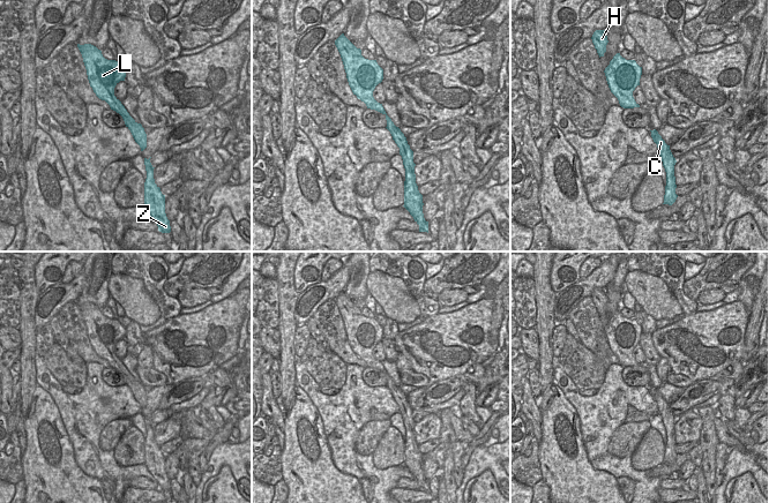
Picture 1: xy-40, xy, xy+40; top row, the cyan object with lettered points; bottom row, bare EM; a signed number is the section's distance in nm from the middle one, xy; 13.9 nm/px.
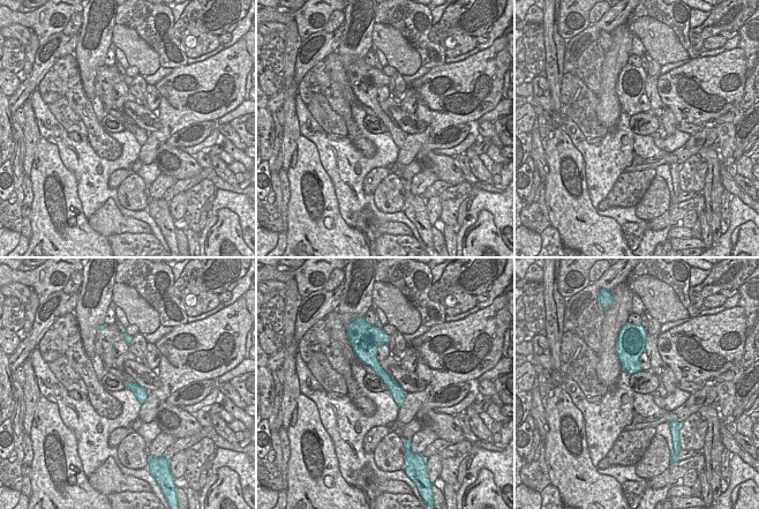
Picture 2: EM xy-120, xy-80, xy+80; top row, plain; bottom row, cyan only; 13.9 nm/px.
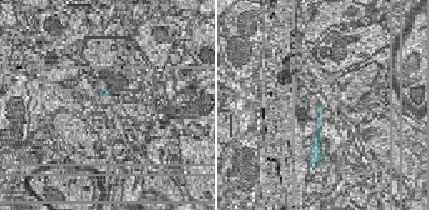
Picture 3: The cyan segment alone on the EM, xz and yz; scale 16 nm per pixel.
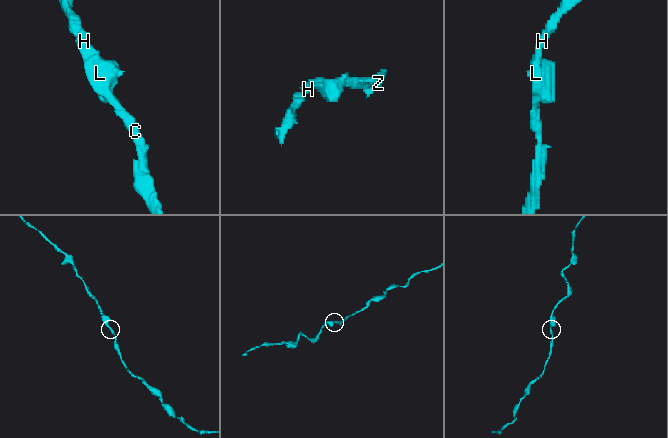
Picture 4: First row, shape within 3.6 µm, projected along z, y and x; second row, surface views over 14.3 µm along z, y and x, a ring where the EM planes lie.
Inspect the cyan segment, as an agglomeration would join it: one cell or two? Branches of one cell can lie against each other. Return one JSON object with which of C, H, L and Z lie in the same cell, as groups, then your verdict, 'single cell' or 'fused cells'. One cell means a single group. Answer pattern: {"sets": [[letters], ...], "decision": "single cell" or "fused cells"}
{"sets": [["C", "H", "L", "Z"]], "decision": "single cell"}

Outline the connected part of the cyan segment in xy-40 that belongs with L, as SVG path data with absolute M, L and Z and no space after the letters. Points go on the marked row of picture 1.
M77 44L77 47L82 54L88 80L94 92L99 99L105 100L111 110L122 117L126 127L130 130L141 151L143 151L147 148L144 128L129 115L121 102L114 96L115 85L120 81L125 81L126 69L118 61L105 59L102 51L91 44Z

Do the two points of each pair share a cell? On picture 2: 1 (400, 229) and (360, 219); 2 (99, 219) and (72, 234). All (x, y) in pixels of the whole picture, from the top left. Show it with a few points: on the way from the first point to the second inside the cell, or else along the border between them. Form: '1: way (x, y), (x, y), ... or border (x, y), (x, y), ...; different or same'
1: way (390, 227), (378, 225), (370, 219); same
2: border (87, 219), (96, 231), (107, 238); different

